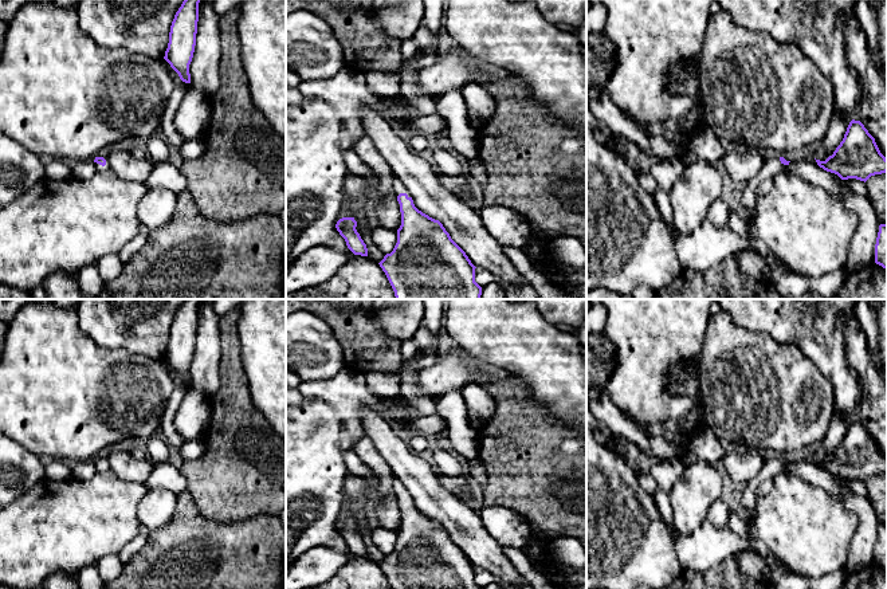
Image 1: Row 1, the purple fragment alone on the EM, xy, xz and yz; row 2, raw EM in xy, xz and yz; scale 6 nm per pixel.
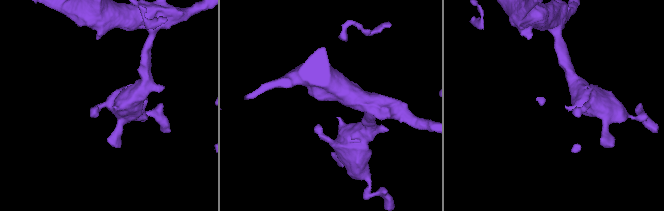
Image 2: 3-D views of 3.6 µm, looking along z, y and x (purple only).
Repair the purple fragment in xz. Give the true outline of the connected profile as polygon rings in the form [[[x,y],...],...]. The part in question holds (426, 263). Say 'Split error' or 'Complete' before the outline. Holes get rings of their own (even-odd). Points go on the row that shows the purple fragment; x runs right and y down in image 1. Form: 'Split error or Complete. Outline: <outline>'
Split error. Outline: [[[393,176],[401,225],[397,243],[378,263],[396,299],[480,299],[475,266],[439,220],[419,211]]]

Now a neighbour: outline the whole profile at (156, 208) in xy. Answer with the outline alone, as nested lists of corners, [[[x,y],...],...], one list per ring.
[[[154,186],[146,191],[137,207],[137,216],[149,229],[160,228],[172,220],[177,205],[177,195]]]

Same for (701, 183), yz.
[[[690,158],[682,177],[668,192],[674,225],[682,235],[699,232],[707,209],[721,197],[722,169],[703,160]]]

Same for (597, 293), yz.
[[[594,288],[586,291],[586,299],[633,299],[632,295],[623,295],[619,291]]]

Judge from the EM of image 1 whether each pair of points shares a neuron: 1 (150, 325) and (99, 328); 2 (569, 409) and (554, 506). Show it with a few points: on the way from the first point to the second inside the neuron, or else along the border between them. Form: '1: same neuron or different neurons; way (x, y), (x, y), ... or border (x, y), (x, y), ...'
1: same neuron; way (138, 319), (112, 318)
2: different neurons; border (541, 408), (572, 431)

